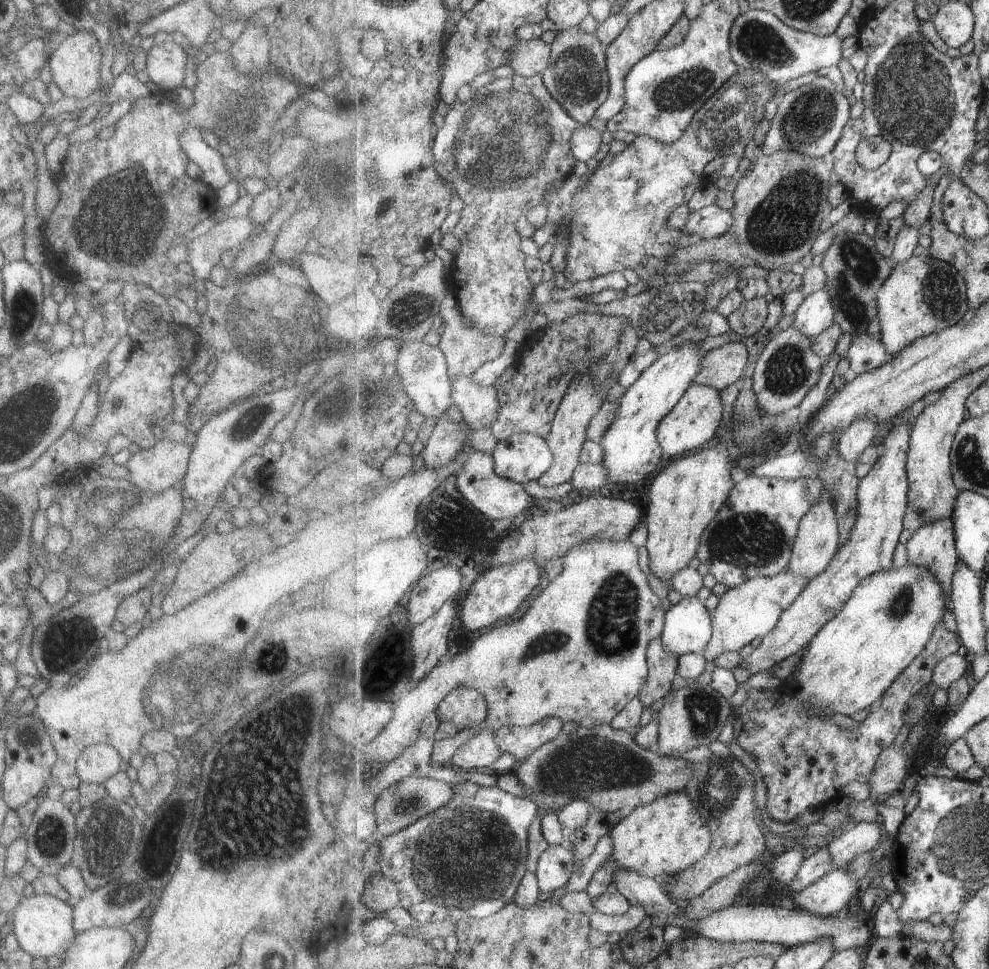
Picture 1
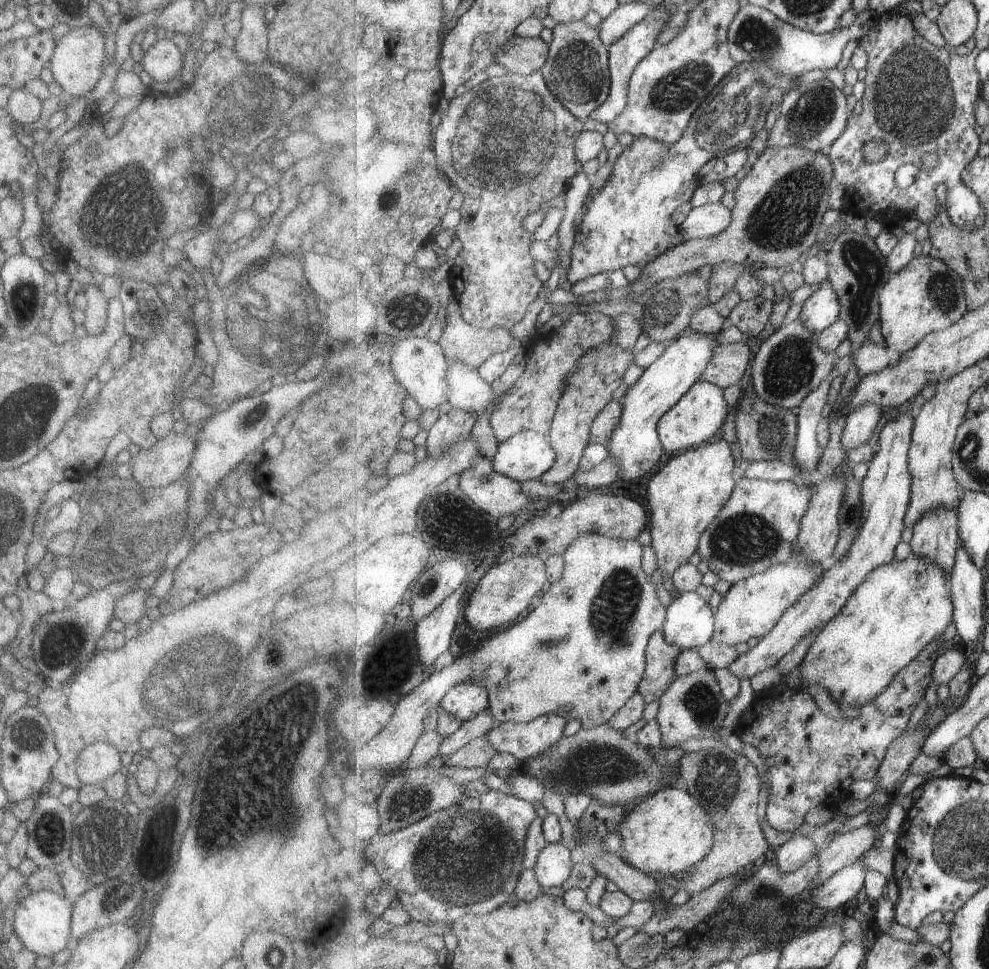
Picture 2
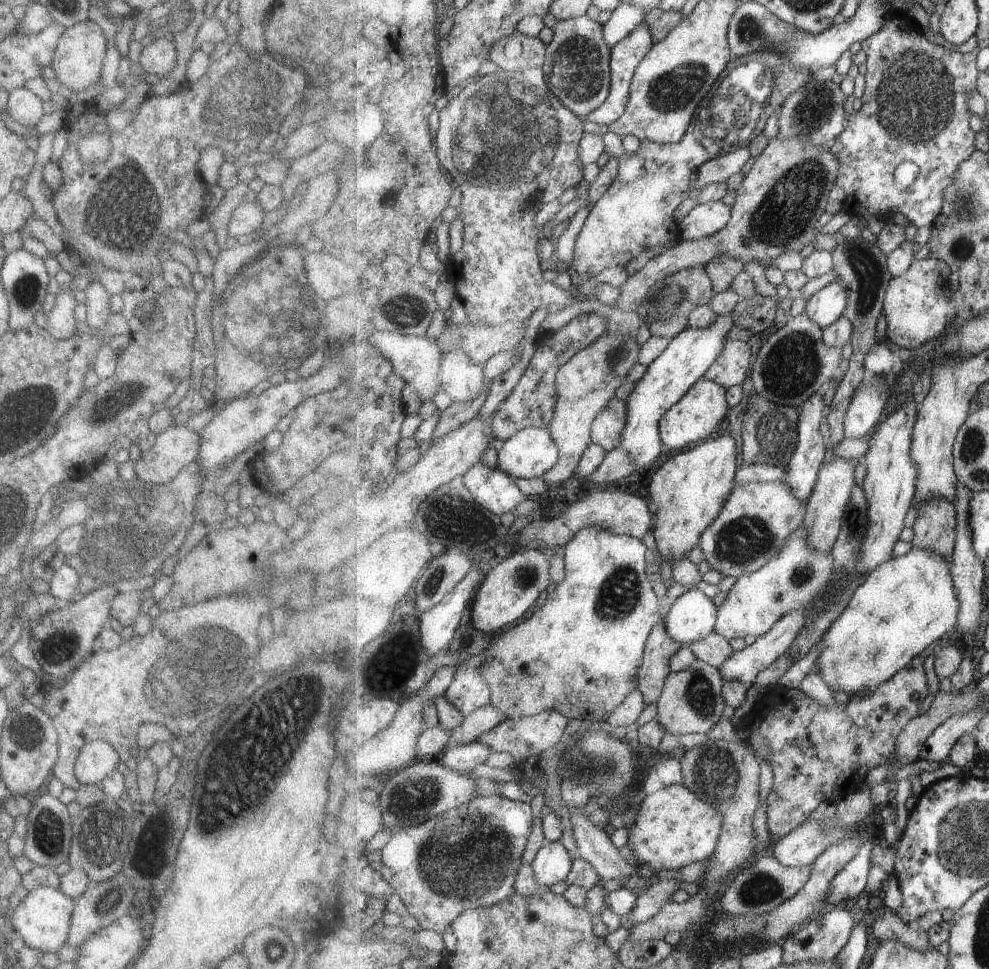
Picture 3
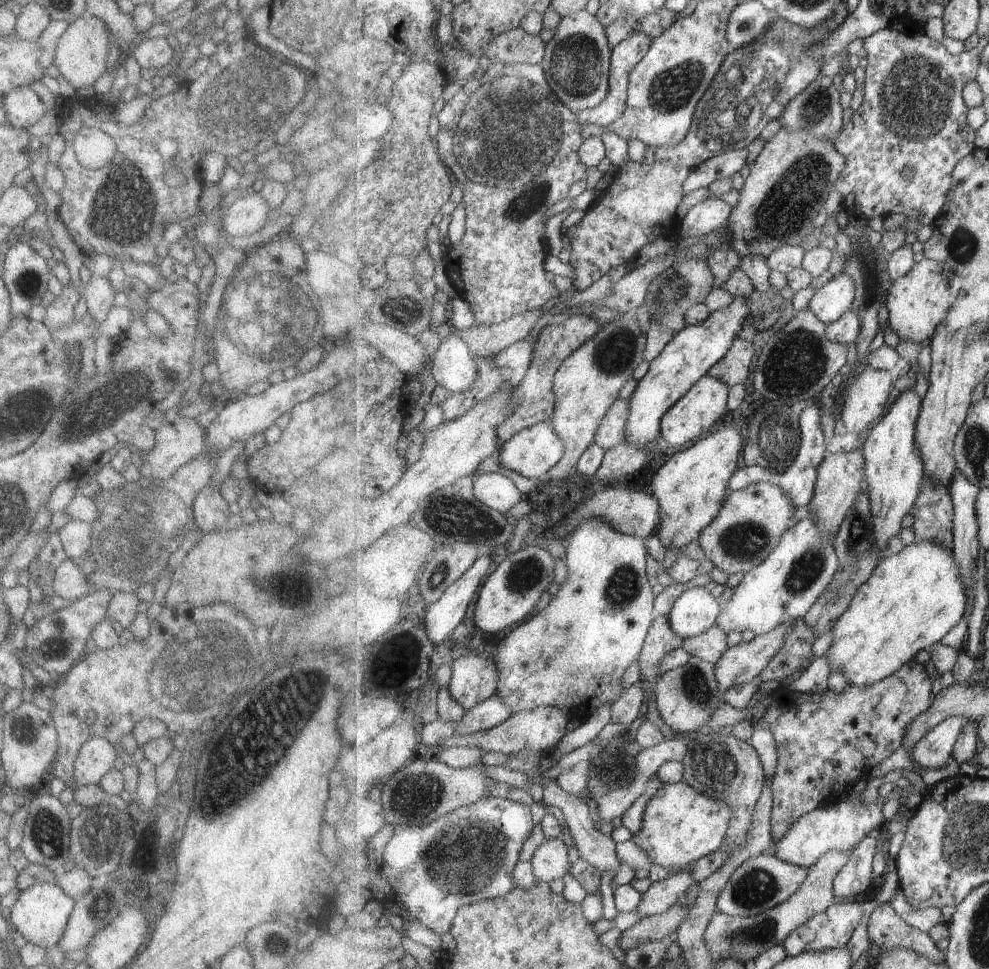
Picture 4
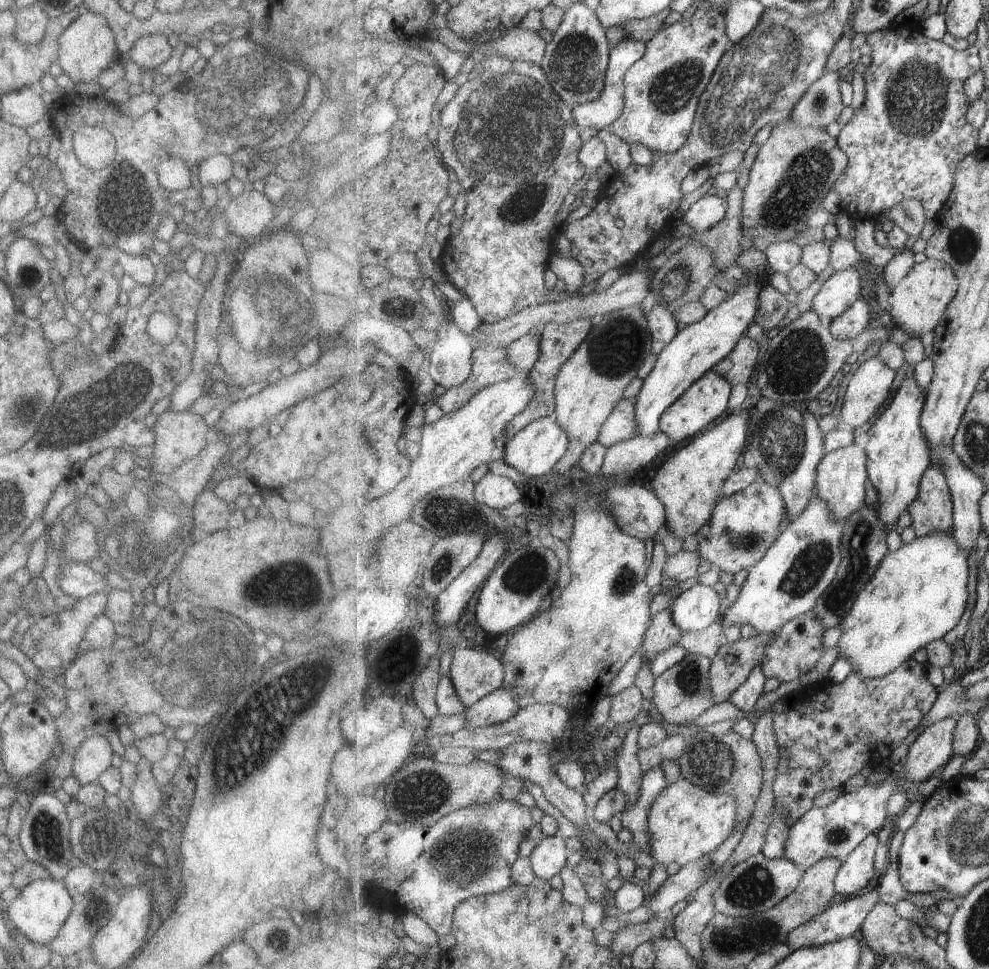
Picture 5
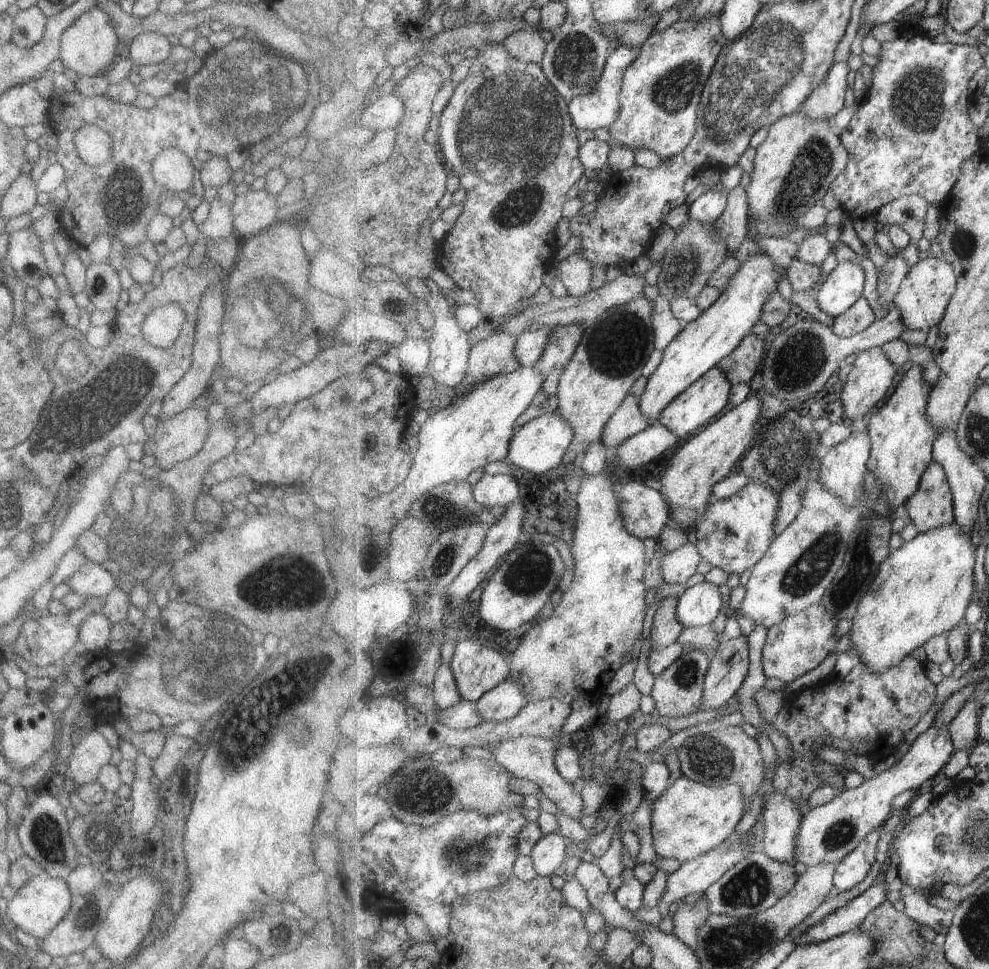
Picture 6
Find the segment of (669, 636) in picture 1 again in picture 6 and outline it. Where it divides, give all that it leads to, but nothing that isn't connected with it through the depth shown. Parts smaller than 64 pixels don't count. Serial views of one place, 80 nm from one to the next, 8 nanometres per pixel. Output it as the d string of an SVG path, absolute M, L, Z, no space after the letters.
M706 581L688 588L678 598L677 618L685 628L711 624L723 608L719 585Z

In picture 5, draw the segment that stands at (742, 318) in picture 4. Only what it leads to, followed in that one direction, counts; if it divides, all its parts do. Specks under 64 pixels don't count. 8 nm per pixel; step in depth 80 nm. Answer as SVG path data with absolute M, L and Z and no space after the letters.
M749 273L742 287L728 301L711 309L698 323L682 326L677 336L658 354L652 371L644 378L643 388L634 399L637 435L652 437L657 434L665 411L679 401L695 381L733 352L741 337L745 336L745 330L754 322L759 295L765 284L769 284L768 274Z

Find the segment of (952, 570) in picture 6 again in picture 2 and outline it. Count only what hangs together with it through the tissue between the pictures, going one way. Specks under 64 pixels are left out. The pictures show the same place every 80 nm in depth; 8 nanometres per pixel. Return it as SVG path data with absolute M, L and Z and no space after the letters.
M910 553L901 562L893 561L868 574L844 609L815 637L799 677L802 683L821 685L837 702L861 709L883 694L901 670L919 657L931 641L941 637L952 620L953 601L947 571Z

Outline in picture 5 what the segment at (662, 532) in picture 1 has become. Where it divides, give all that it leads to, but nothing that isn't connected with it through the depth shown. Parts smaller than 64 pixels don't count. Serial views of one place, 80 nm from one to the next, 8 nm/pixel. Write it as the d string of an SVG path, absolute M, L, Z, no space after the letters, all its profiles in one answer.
M747 410L729 411L721 420L717 420L709 430L700 433L684 445L675 447L672 456L654 475L651 486L661 502L664 502L667 514L667 531L678 540L683 541L693 534L697 536L700 530L712 520L716 504L721 496L724 496L725 481L741 466L739 456L744 454L745 446L748 445L751 437L752 428L748 424L749 412Z

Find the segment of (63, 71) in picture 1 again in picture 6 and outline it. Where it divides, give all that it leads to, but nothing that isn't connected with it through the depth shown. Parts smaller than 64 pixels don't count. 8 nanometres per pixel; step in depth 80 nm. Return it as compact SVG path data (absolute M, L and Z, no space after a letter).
M95 6L77 17L60 36L58 59L72 77L94 77L117 60L118 38L104 10Z

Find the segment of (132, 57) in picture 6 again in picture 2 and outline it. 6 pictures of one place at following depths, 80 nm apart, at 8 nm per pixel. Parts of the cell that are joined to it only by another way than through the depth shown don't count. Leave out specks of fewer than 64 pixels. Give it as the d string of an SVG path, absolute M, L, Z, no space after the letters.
M168 35L145 50L139 62L152 80L167 82L180 74L182 56Z

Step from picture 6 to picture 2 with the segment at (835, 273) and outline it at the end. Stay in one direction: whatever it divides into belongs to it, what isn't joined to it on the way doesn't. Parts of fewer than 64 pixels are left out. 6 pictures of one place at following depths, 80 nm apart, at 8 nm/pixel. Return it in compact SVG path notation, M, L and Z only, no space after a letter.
M829 282L821 285L801 306L799 318L816 335L840 319L839 295Z

